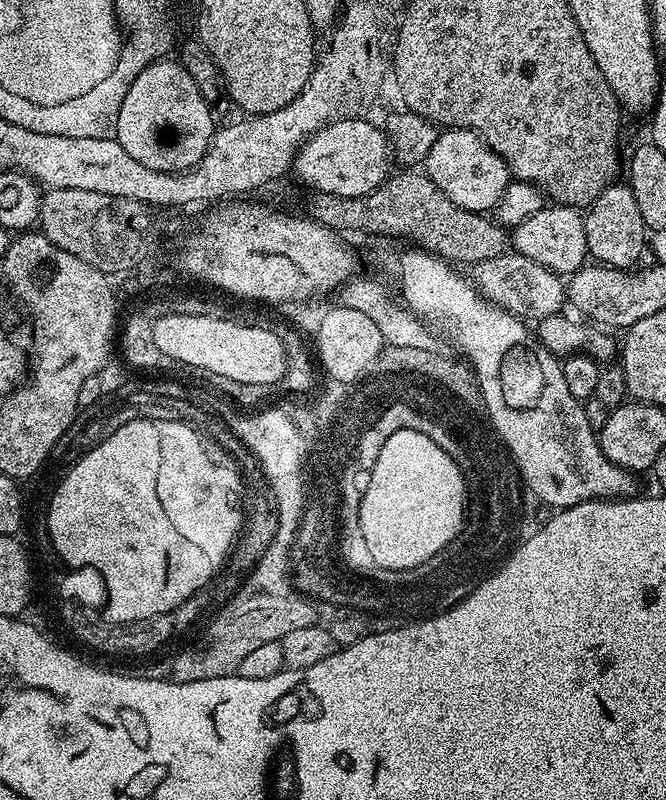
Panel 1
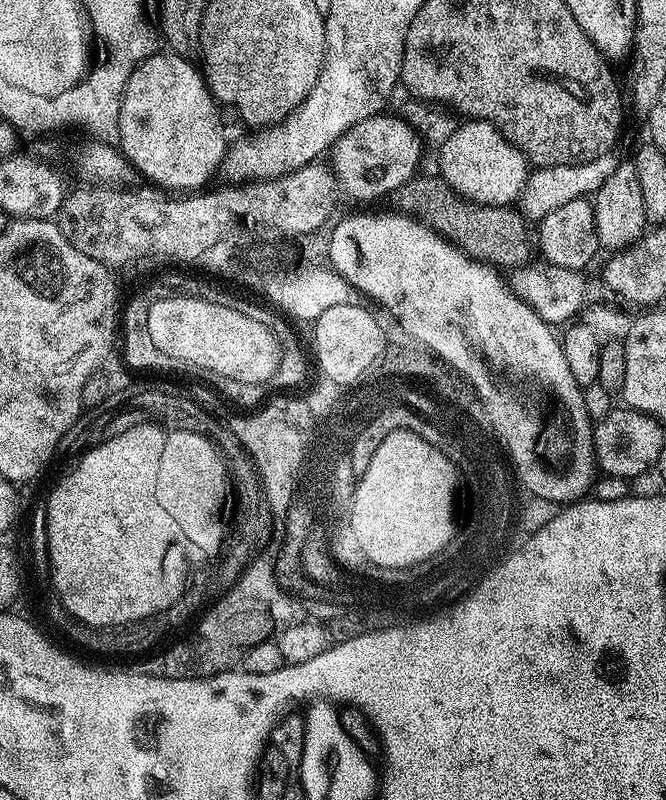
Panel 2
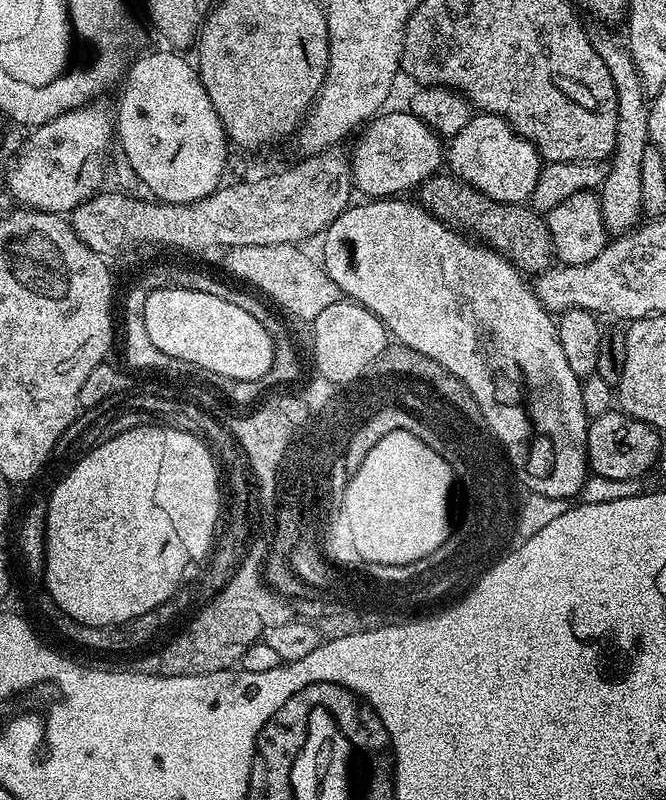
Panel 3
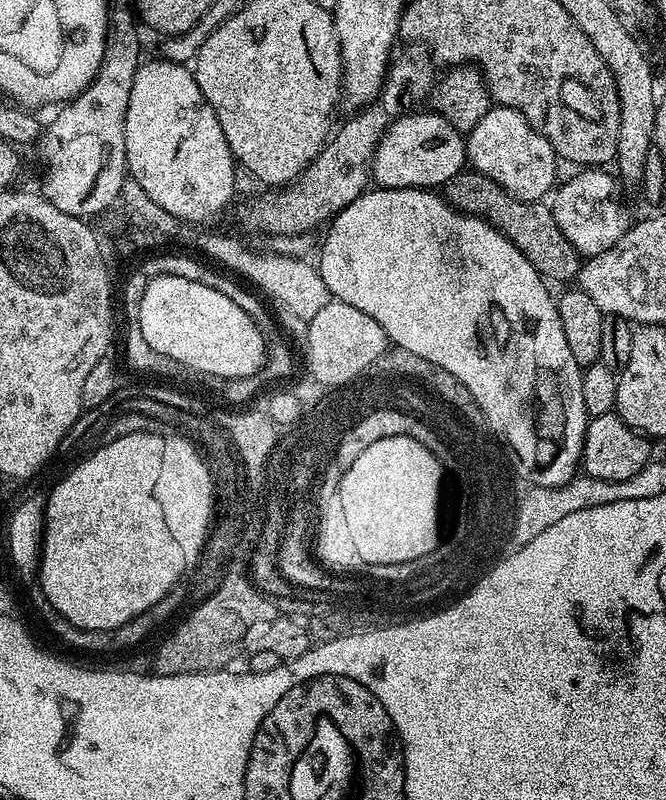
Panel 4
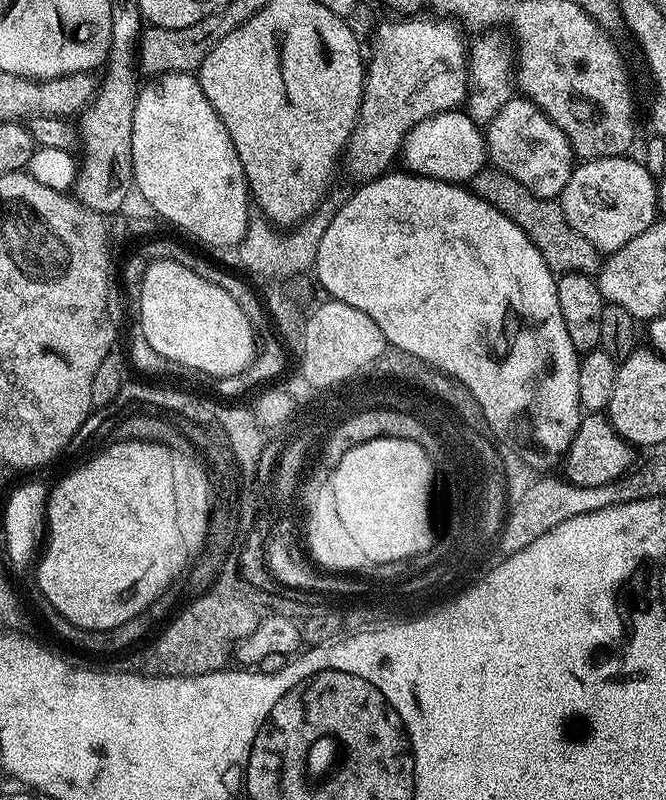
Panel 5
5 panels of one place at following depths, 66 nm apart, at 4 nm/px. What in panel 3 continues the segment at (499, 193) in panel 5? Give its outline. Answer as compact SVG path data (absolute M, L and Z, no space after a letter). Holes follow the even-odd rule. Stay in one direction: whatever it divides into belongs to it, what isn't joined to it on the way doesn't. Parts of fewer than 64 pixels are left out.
M451 174L428 177L420 185L418 195L420 195L419 203L423 204L433 216L438 217L443 224L483 242L525 273L539 274L553 267L554 253L548 222L535 208L524 204L503 204L488 196L482 196L479 192L461 184Z

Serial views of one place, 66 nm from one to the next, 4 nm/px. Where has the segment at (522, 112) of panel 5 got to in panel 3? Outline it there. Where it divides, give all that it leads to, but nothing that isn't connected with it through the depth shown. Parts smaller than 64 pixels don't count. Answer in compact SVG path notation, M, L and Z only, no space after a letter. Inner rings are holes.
M476 114L446 148L446 168L461 184L503 204L531 201L542 169L535 144L519 136L507 120L491 114ZM452 144L452 145L451 145Z

